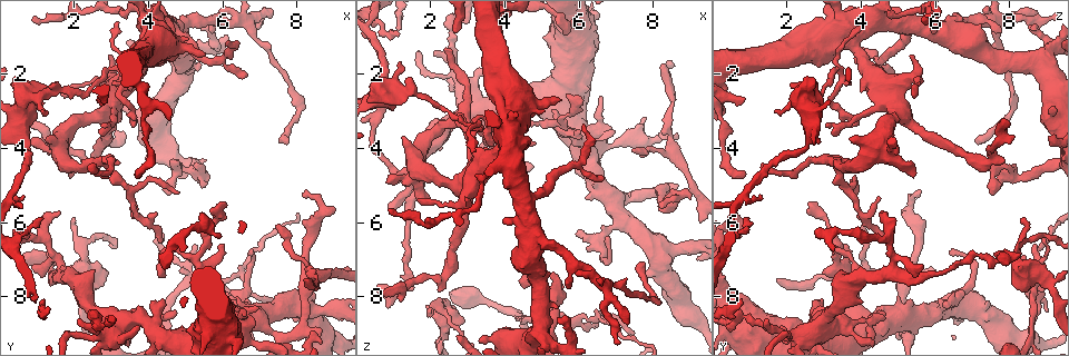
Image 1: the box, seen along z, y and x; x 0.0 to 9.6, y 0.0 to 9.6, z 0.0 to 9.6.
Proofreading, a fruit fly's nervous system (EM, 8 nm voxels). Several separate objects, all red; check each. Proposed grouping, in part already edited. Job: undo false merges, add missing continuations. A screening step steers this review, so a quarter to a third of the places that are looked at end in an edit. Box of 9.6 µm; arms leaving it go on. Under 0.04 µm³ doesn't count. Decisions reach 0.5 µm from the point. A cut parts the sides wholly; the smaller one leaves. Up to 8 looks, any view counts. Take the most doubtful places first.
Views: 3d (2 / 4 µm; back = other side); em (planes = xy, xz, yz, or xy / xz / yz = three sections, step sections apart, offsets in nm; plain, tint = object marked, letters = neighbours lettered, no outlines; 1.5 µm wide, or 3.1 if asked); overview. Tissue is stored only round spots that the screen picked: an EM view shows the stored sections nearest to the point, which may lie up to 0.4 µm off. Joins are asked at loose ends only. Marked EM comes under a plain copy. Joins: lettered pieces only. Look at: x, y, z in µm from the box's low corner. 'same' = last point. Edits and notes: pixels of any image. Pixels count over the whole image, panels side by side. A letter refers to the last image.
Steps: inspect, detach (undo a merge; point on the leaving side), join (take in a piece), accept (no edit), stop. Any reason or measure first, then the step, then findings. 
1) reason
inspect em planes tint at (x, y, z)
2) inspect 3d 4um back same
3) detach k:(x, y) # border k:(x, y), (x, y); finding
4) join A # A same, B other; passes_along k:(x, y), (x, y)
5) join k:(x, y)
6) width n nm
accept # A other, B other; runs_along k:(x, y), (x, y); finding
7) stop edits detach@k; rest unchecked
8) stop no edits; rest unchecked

branch stops here
inspect em xy step 8 letters at (7.45, 6.10, 4.00)

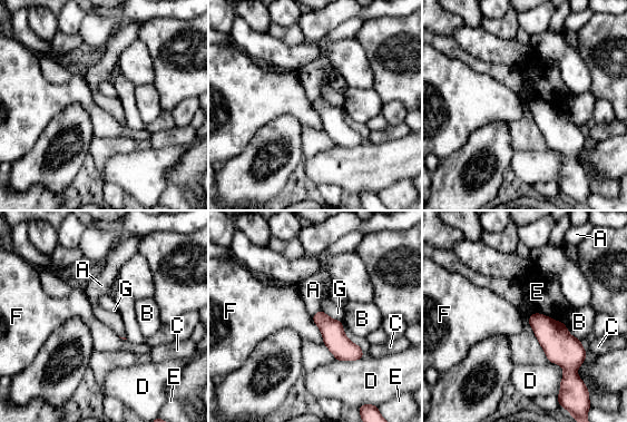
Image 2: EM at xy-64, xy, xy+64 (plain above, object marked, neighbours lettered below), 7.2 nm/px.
inspect em planes letters same

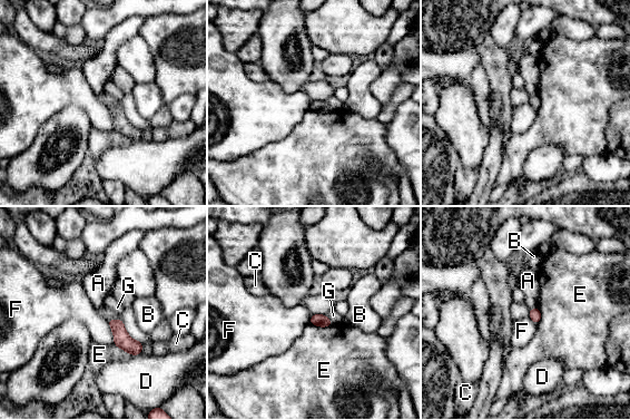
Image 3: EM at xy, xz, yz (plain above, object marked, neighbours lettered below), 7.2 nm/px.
accept # A other, B other, C other, D other, E other, F other, G other; border 3:(106, 320), (112, 333), (114, 344); no lettered piece goes on from it

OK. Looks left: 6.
thick end
inspect em xy step 4 letters at (6.40, 8.05, 5.00)

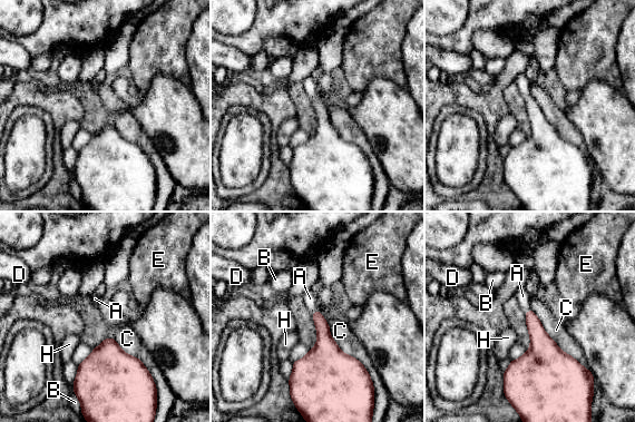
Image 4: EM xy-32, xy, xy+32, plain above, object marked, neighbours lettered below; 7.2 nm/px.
longest_contact C 600 nm
join A # A same, B other, C other, D other, E other, H other; passes_along 4:(540, 343), (528, 311), (523, 296); it goes on there

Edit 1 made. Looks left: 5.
inspect 3d 2um at (7.45, 8.40, 9.05)

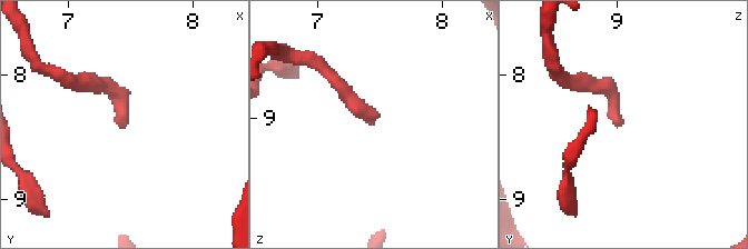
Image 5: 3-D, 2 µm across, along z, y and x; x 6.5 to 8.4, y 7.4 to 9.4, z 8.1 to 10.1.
now the EM
inspect em planes letters at (7.42, 8.42, 9.00)

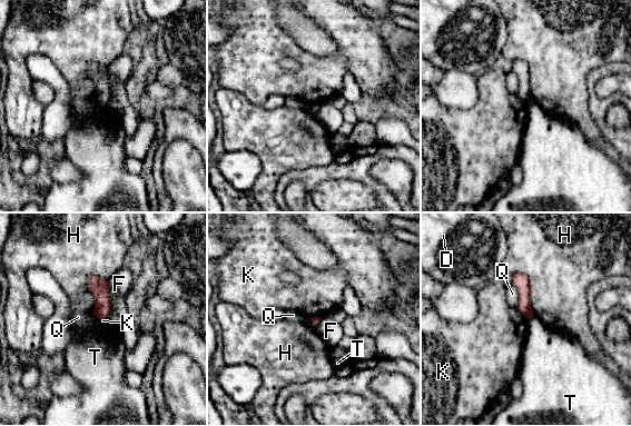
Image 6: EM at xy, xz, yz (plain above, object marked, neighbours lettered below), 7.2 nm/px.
accept # D other, F other, H other, K other, Q other, T other; border 6:(519, 308), (526, 319); none of them fits

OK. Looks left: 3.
inspect 3d 4um at (1.95, 4.80, 5.35)

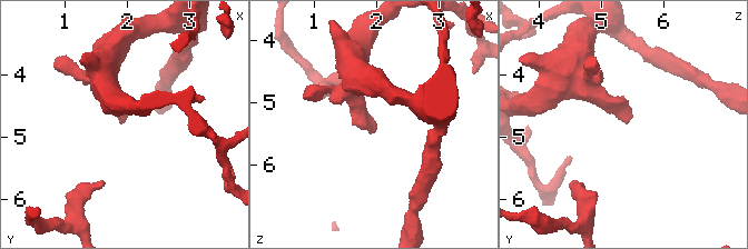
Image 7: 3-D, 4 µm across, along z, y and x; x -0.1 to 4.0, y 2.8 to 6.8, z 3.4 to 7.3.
inspect em planes letters at (1.90, 4.80, 5.45)

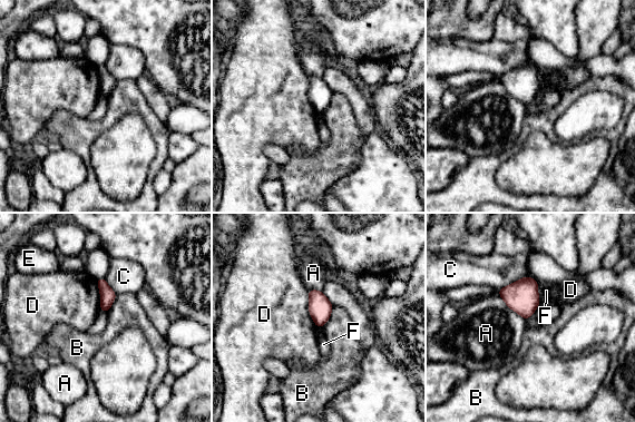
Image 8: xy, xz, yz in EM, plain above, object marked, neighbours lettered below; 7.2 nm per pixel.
accept # A other, B other, C other, D other, E other, F other; border 8:(333, 306), (330, 317), (321, 326); no lettered piece goes on from it

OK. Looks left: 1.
stop edits join@4; rest unchecked

